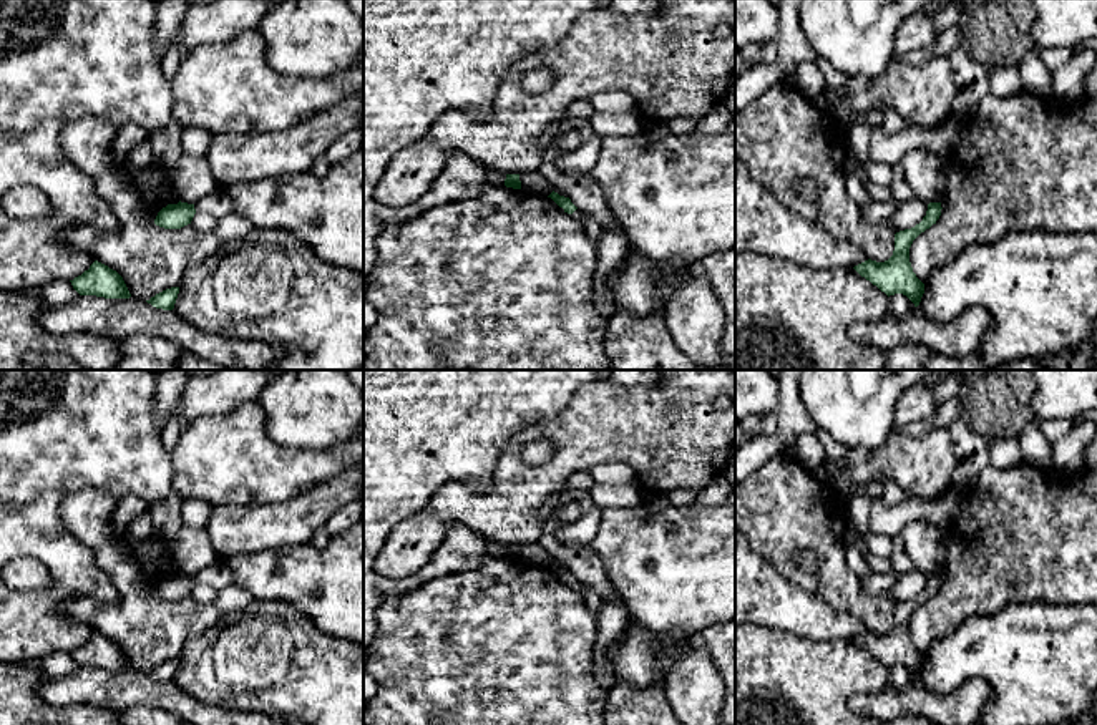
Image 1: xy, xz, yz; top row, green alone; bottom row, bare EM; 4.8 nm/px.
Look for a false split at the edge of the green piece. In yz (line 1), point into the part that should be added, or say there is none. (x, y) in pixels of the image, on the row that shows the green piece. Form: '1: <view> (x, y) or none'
1: none

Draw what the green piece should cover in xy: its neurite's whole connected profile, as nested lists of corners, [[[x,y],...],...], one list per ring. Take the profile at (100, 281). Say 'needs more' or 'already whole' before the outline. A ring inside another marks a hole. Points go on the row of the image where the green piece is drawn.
already whole; [[[95,260],[88,270],[70,282],[80,295],[96,295],[105,299],[131,297],[123,277],[98,260]]]

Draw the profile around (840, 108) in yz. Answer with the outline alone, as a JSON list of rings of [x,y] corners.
[[[865,76],[848,78],[843,88],[838,91],[838,100],[828,106],[828,109],[840,119],[845,119],[851,109],[848,106],[848,100],[855,95],[865,93],[870,86],[870,80]]]

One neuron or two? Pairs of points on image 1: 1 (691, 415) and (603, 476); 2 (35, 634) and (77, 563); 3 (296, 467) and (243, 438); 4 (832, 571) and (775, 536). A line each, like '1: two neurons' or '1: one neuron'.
1: two neurons
2: one neuron
3: one neuron
4: one neuron

